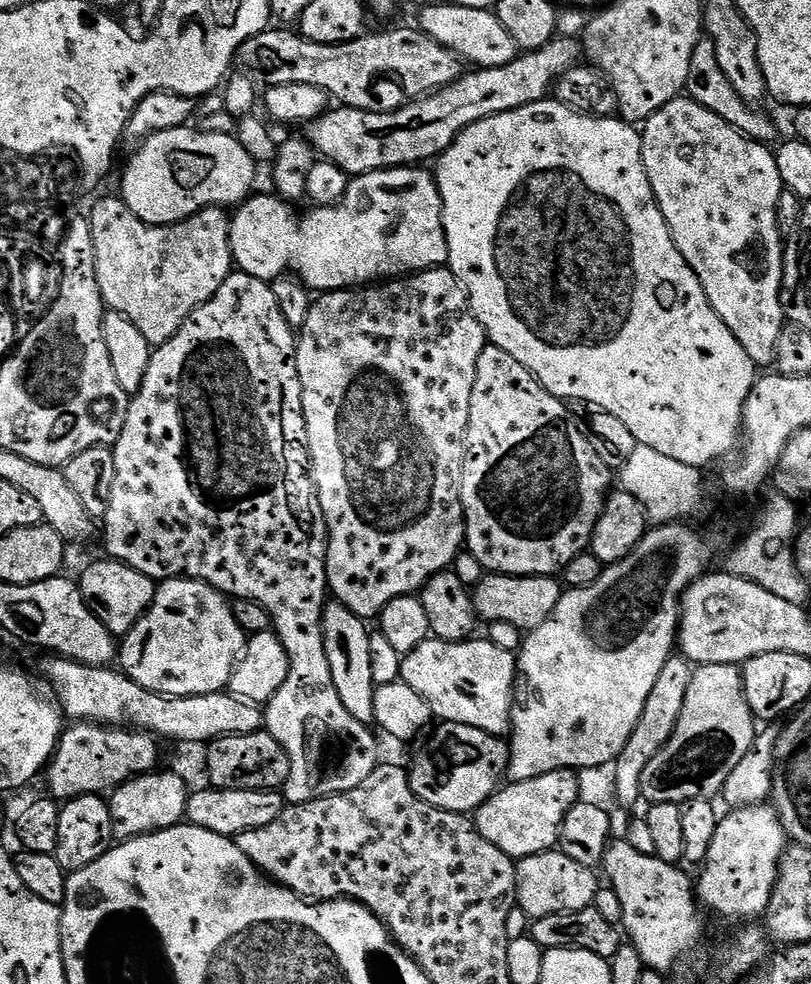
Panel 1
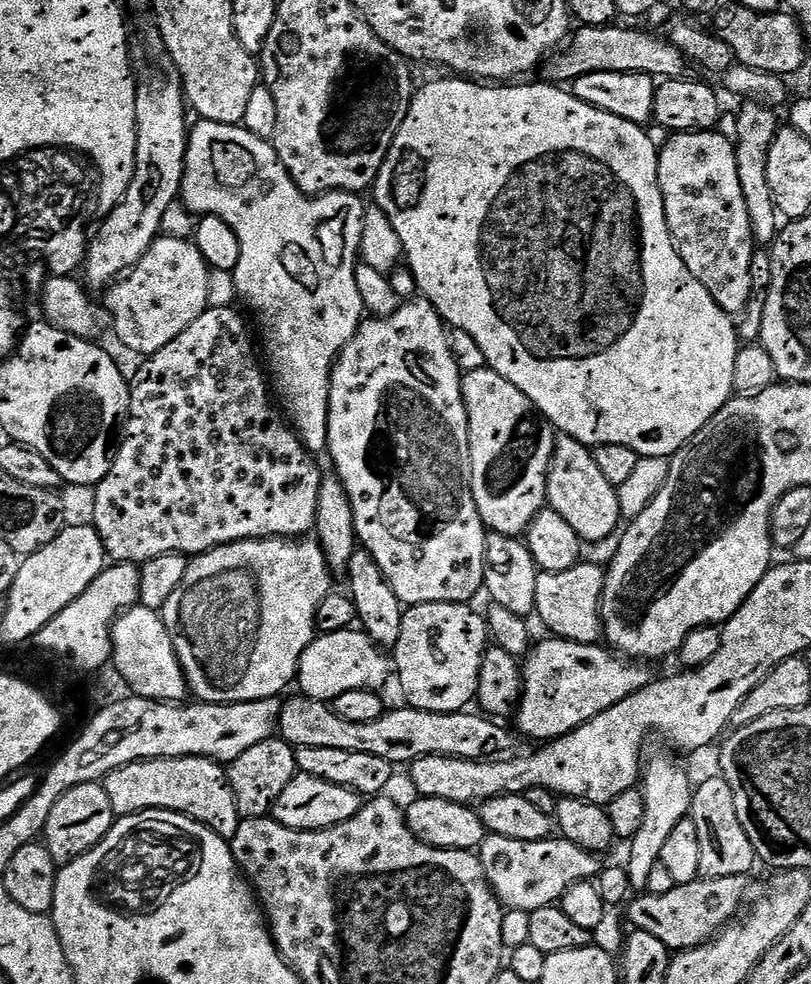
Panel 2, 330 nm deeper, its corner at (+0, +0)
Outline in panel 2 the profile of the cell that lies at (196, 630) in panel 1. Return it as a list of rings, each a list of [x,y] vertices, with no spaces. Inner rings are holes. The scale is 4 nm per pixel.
[[[273,538],[271,540],[239,540],[233,544],[221,544],[218,548],[212,548],[209,552],[203,552],[189,563],[182,582],[170,594],[170,598],[164,604],[162,615],[164,625],[168,631],[170,642],[176,651],[176,657],[180,659],[180,665],[184,671],[184,677],[188,683],[191,695],[197,701],[205,704],[237,704],[238,702],[250,702],[251,700],[265,700],[271,696],[280,696],[288,687],[293,687],[296,680],[296,672],[300,668],[300,659],[305,650],[312,645],[318,633],[316,631],[316,614],[318,606],[322,606],[322,598],[333,591],[333,573],[328,566],[328,559],[324,556],[324,550],[319,543],[312,538]]]

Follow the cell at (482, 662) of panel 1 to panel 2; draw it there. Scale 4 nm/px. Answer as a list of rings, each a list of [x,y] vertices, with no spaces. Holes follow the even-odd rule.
[[[547,639],[541,644],[533,643],[523,657],[524,687],[520,690],[520,707],[514,713],[515,731],[532,740],[540,740],[536,742],[556,740],[578,730],[578,726],[610,710],[610,706],[642,690],[654,679],[647,663],[625,663],[619,655],[600,644]]]

